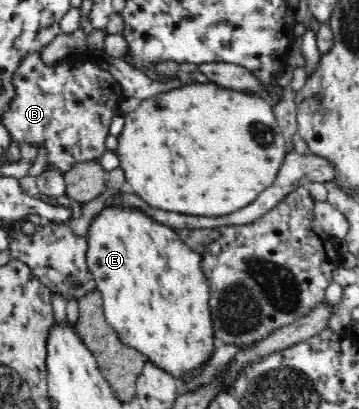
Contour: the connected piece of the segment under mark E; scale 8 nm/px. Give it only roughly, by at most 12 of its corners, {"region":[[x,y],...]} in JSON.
{"region":[[104,207],[86,265],[124,345],[176,379],[215,350],[200,254]]}

